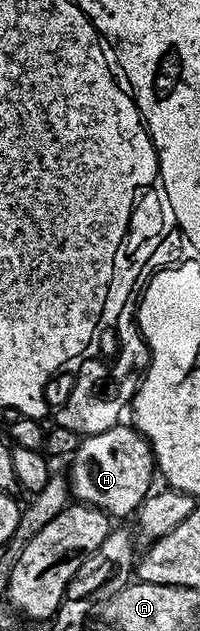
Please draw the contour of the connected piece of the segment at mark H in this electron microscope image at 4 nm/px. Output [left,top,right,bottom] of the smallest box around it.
[67,422,155,518]

